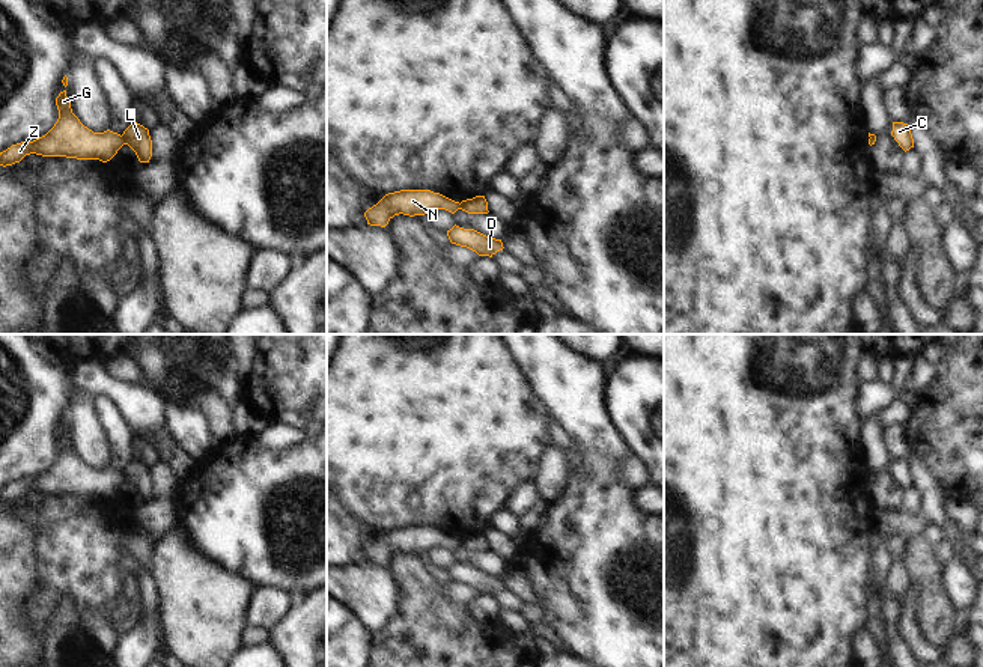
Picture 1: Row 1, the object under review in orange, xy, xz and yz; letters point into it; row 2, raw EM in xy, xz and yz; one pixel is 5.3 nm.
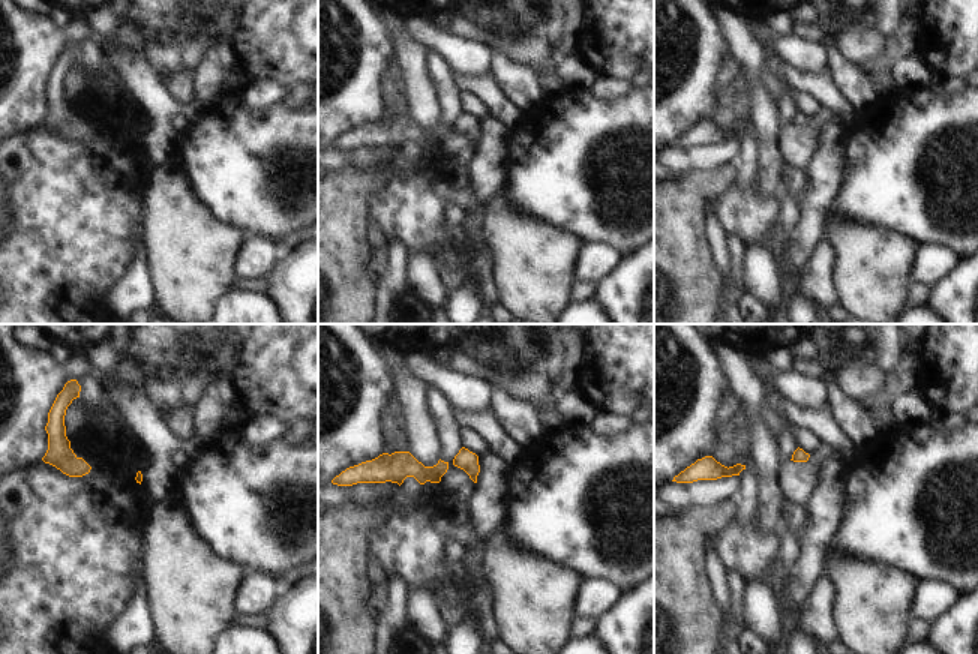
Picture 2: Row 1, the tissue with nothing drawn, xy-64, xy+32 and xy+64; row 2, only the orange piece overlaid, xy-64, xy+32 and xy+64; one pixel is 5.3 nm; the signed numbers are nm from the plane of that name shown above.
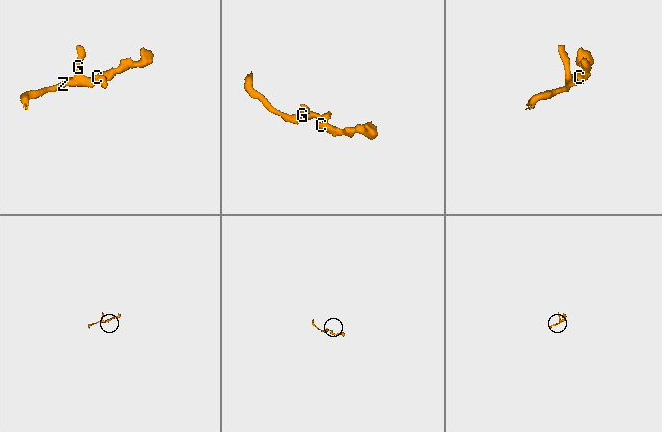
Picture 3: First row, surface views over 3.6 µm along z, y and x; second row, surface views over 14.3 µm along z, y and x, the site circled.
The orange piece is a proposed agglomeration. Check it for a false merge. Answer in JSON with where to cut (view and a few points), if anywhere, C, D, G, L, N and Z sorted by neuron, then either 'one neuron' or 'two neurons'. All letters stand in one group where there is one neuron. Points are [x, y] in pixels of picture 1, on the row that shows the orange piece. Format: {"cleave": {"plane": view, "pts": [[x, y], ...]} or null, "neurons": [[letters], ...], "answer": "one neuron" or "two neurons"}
{"cleave": {"plane": "xy", "pts": [[121, 136], [125, 143]]}, "neurons": [["C", "D", "L"], ["G", "N", "Z"]], "answer": "two neurons"}

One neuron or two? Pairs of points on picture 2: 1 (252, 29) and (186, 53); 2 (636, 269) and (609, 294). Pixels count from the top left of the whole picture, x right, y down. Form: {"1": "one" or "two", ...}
{"1": "two", "2": "one"}

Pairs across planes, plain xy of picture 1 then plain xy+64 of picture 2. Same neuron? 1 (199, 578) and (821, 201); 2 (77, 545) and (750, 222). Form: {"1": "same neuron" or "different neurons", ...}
{"1": "different neurons", "2": "same neuron"}

